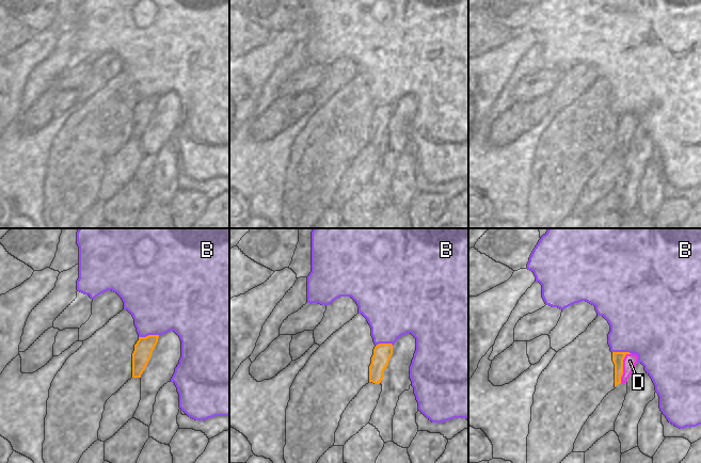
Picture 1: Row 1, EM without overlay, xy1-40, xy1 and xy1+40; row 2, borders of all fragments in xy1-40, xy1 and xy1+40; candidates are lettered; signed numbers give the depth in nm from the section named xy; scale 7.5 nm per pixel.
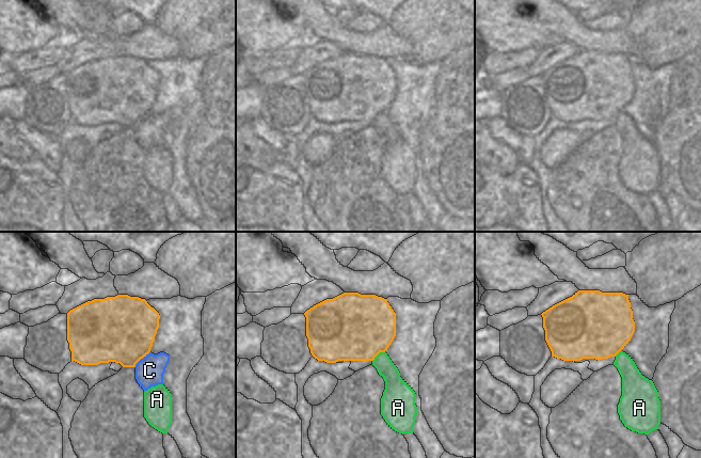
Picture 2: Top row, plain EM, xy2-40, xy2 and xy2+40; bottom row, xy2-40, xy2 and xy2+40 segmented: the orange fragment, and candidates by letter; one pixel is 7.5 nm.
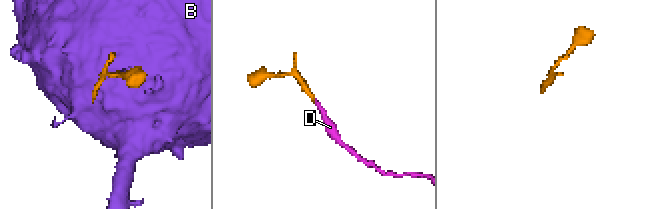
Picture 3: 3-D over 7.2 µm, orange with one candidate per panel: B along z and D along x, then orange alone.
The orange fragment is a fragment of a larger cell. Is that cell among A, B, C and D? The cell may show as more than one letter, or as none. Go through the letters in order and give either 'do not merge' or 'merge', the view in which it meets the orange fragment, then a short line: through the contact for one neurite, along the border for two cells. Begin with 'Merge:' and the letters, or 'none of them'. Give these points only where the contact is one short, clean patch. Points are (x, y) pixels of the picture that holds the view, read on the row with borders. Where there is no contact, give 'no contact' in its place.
Merge: D
A: do not merge; contact in xy2; line xy2 (384, 351), (381, 351), (372, 361)
B: do not merge; contact in xy1-40
C: do not merge; contact in xy2-40
D: merge; contact in xy1+40; line xy1+40 (618, 357), (622, 362), (622, 367), (630, 361)

